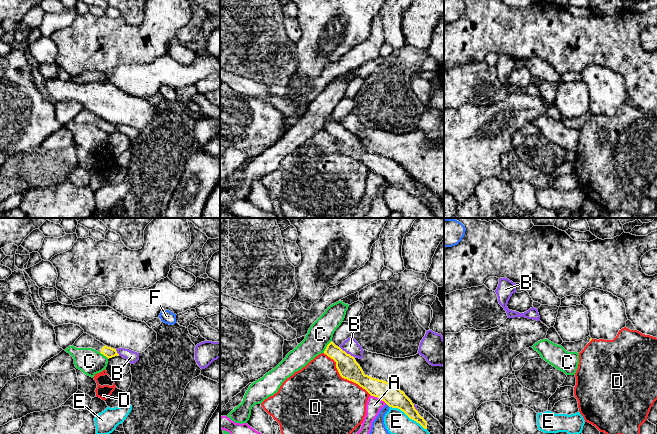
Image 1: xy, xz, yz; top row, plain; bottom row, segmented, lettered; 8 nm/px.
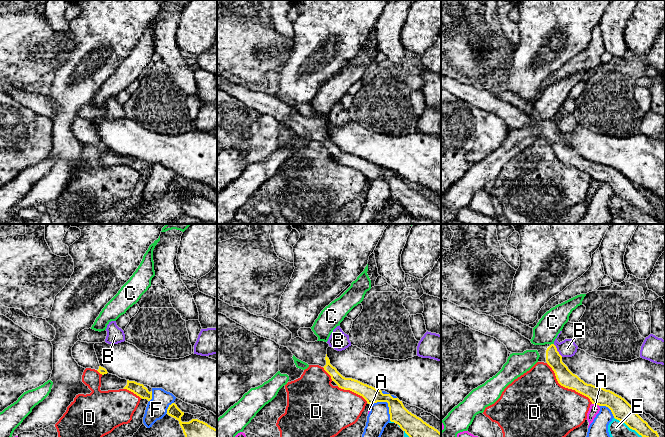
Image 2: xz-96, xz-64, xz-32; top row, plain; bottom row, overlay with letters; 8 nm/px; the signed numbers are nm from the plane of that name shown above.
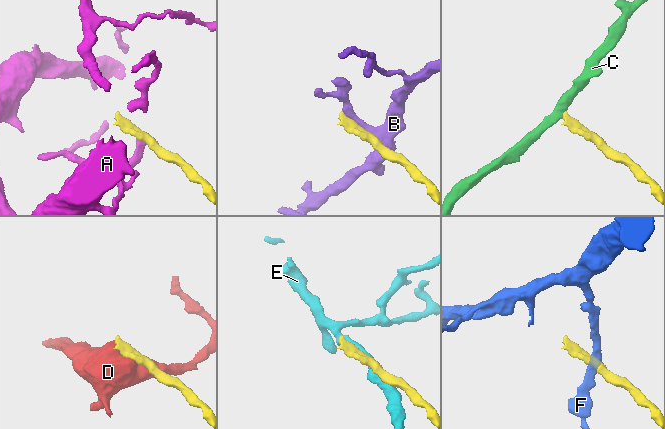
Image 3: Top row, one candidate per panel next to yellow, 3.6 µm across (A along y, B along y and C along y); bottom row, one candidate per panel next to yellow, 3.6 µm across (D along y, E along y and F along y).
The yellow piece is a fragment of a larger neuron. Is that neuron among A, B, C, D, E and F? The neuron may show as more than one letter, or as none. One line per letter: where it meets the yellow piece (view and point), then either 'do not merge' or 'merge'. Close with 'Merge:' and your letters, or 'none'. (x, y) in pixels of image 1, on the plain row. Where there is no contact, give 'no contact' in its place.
A: meets yellow in xz at (378, 173); do not merge
B: meets yellow in xz at (345, 128); do not merge
C: meets yellow in xz at (327, 122); do not merge
D: meets yellow in xz at (343, 153); do not merge
E: meets yellow in xz at (408, 192); do not merge
F: meets yellow in xz at (387, 180); do not merge
Merge: none

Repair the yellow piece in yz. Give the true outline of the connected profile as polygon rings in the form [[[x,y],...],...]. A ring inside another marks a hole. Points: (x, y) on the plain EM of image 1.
[[[588,112],[583,116],[579,116],[575,118],[563,118],[561,122],[568,128],[580,129],[591,116],[592,114]]]

